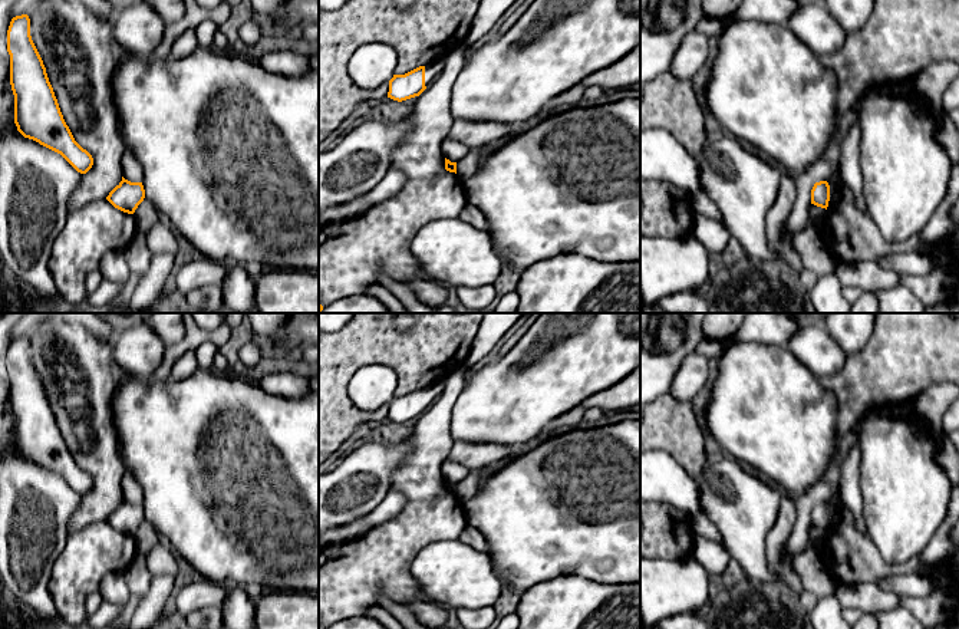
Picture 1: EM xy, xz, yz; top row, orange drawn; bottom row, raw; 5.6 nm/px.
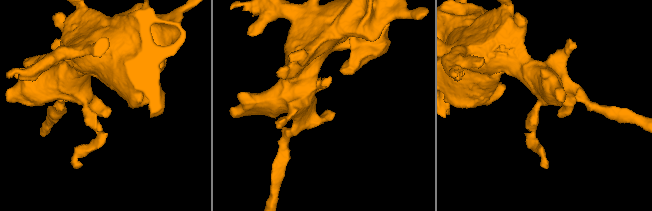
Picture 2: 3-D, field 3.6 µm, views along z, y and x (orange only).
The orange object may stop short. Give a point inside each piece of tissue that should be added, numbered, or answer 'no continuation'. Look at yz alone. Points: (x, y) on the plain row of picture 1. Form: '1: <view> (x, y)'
no continuation

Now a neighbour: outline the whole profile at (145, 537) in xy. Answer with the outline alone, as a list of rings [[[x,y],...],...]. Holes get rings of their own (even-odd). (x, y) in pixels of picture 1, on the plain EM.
[[[144,520],[132,537],[136,544],[136,553],[142,554],[162,543],[162,536],[146,520]]]

